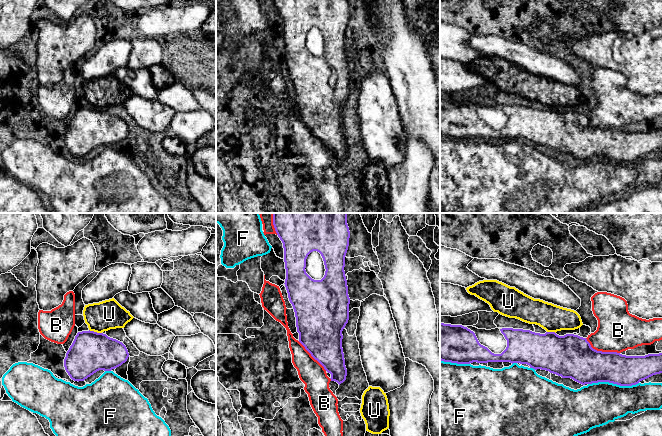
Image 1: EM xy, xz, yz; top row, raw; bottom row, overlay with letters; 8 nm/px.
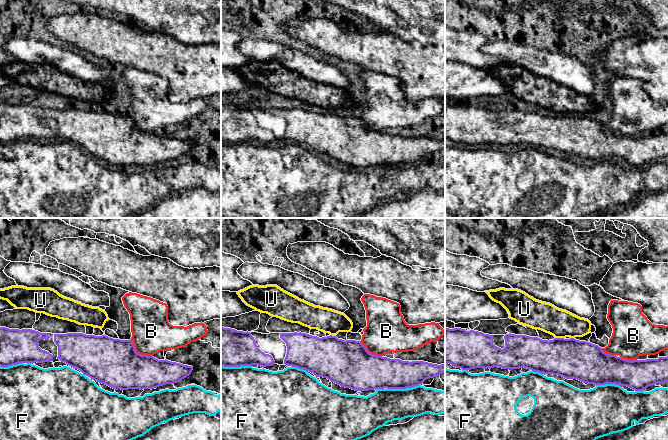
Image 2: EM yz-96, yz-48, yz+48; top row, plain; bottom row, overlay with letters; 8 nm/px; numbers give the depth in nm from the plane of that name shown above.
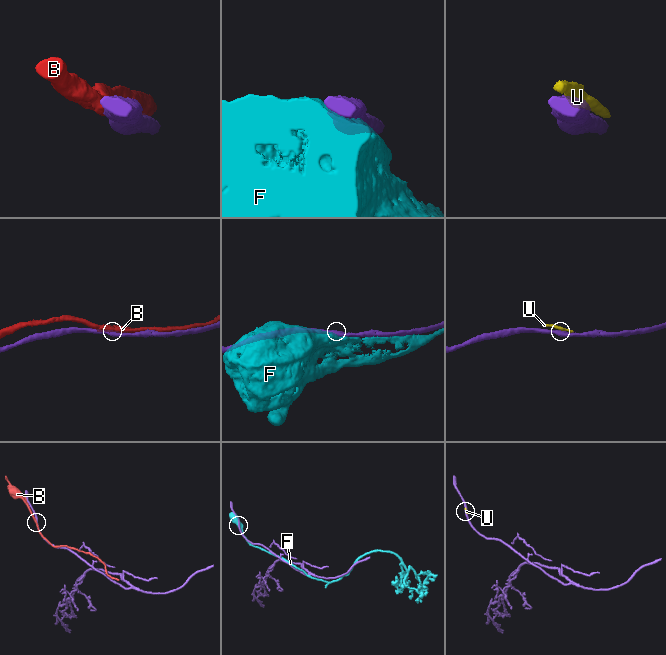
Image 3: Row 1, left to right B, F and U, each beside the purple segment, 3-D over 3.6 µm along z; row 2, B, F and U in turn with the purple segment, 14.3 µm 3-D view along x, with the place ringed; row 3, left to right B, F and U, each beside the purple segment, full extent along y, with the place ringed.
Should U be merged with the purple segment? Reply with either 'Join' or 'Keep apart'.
Keep apart

